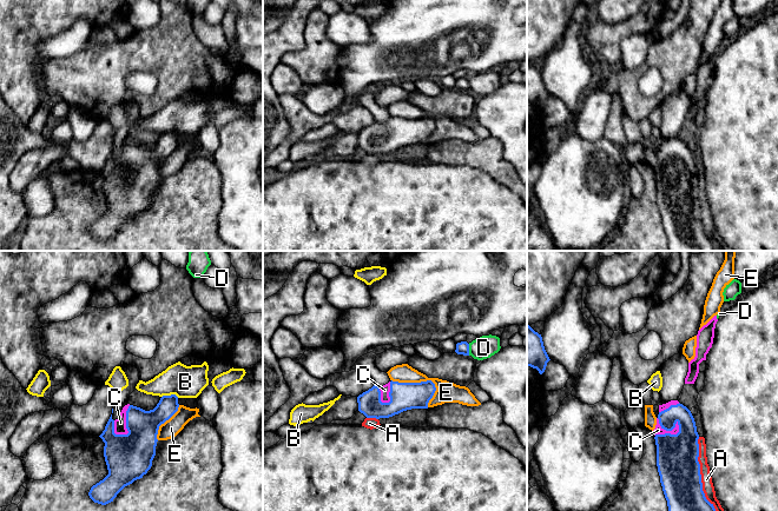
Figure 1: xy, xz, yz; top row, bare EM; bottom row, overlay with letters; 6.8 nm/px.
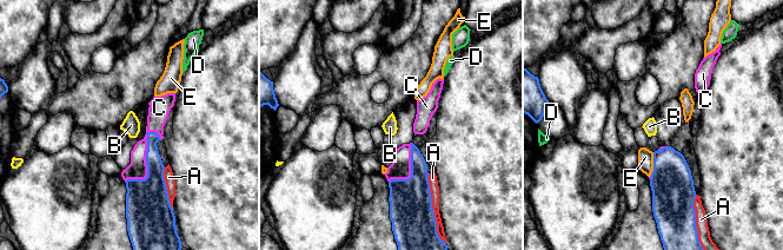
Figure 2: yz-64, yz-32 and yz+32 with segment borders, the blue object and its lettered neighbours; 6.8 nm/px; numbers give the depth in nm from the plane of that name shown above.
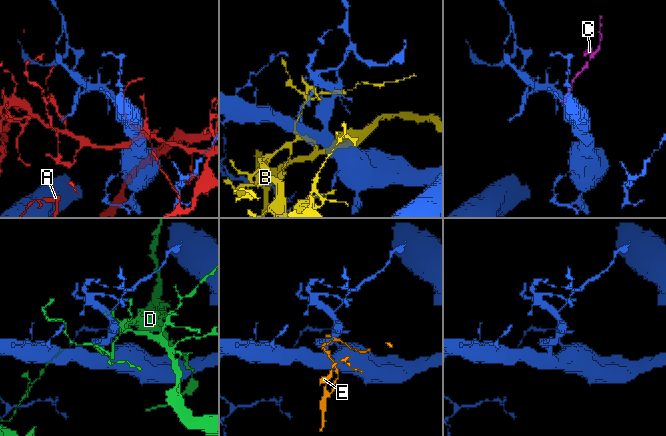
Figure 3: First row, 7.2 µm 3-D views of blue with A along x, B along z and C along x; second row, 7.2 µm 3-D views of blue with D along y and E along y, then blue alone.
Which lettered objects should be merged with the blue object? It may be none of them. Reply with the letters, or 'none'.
C

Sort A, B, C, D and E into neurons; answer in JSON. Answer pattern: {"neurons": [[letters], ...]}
{"neurons": [["A"], ["B"], ["C"], ["D"], ["E"]]}

